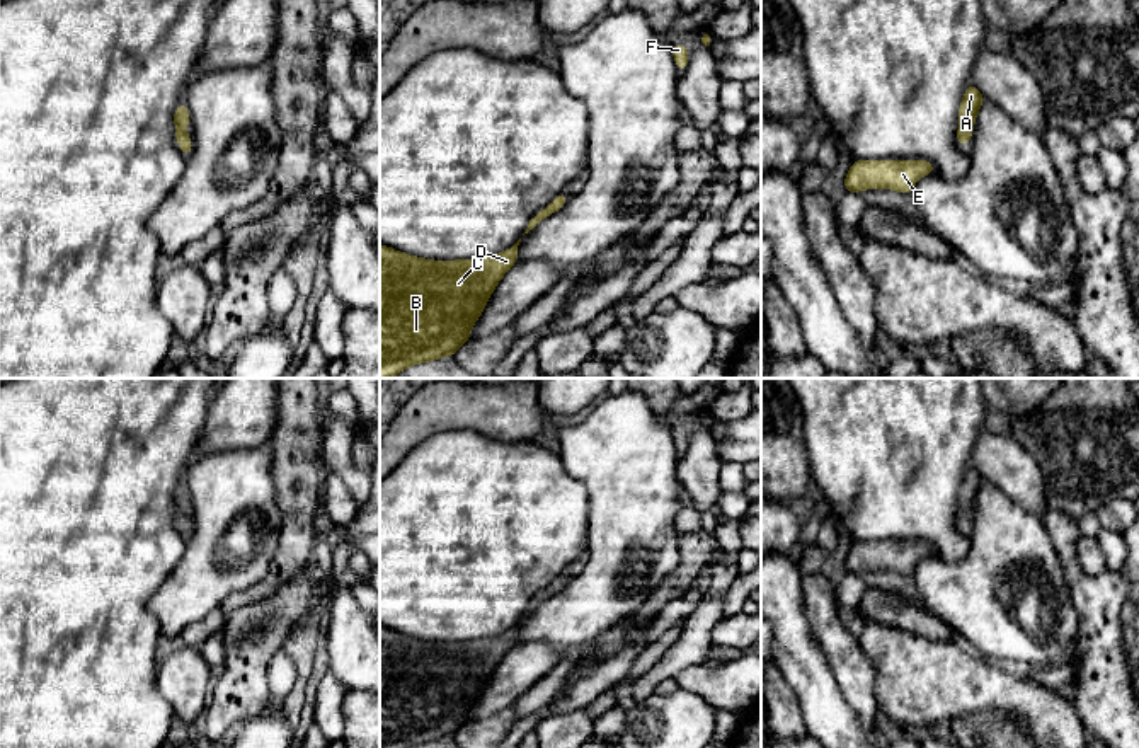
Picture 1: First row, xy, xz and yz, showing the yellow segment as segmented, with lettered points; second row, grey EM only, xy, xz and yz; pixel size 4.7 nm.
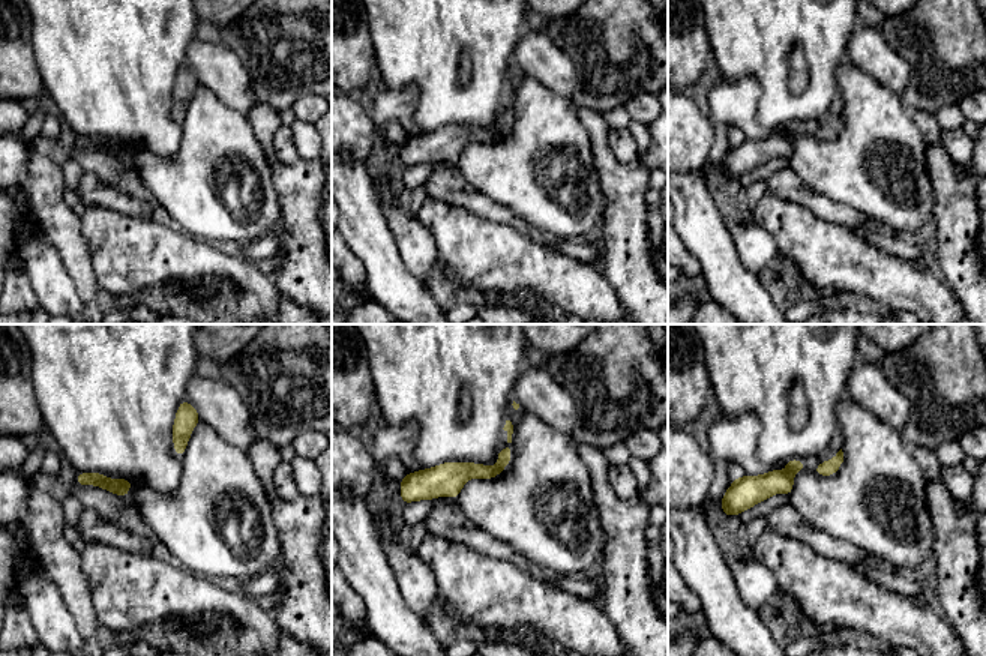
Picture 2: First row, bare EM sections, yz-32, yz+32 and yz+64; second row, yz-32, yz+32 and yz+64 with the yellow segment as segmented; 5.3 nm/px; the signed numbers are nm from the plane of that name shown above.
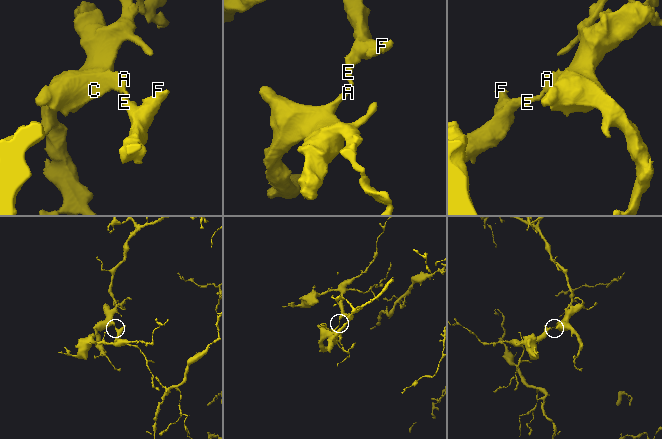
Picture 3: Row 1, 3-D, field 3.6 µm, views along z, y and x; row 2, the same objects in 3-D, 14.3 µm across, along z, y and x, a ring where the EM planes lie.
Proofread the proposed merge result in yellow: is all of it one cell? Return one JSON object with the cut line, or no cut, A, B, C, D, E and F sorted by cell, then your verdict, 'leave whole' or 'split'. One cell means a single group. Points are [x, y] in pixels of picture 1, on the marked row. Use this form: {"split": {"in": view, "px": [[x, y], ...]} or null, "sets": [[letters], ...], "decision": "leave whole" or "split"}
{"split": null, "sets": [["A", "B", "C", "D", "E", "F"]], "decision": "leave whole"}

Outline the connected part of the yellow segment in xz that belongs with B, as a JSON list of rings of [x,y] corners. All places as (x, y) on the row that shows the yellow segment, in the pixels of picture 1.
[[[519,242],[495,256],[456,261],[407,256],[380,244],[380,378],[453,356],[470,339],[497,283],[518,262]]]

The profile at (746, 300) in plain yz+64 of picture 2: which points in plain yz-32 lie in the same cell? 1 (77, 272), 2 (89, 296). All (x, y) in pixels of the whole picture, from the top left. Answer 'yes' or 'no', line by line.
1: no
2: no

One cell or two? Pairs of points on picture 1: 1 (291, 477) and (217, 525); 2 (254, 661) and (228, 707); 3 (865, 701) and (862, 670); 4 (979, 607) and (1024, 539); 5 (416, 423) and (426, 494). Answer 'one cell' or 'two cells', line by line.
1: two cells
2: one cell
3: one cell
4: one cell
5: two cells

